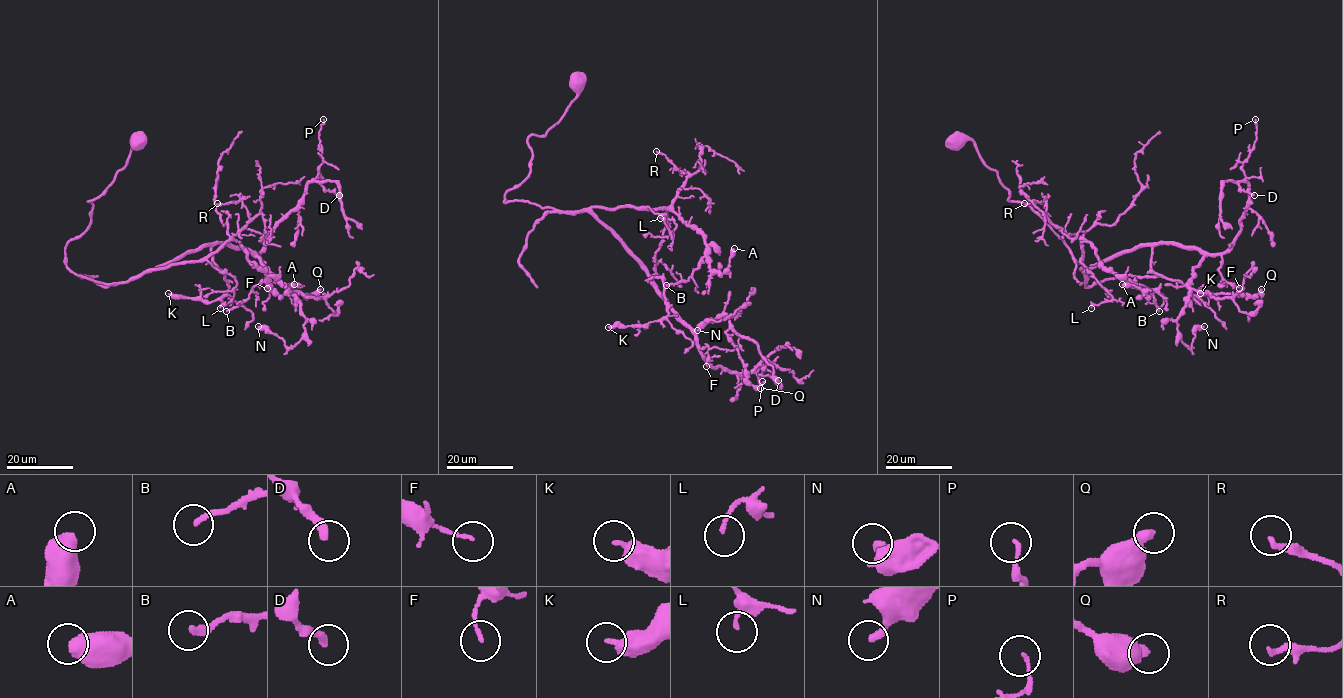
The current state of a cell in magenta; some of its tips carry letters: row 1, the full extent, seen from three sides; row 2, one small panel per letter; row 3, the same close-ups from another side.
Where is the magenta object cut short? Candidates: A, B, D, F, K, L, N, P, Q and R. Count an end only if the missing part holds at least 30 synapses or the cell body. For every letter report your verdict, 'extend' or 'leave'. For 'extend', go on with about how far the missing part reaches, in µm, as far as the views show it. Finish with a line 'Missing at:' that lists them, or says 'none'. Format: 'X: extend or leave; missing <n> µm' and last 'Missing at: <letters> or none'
A: leave
B: leave
D: leave
F: leave
K: leave
L: leave
N: leave
P: leave
Q: leave
R: leave
Missing at: none

